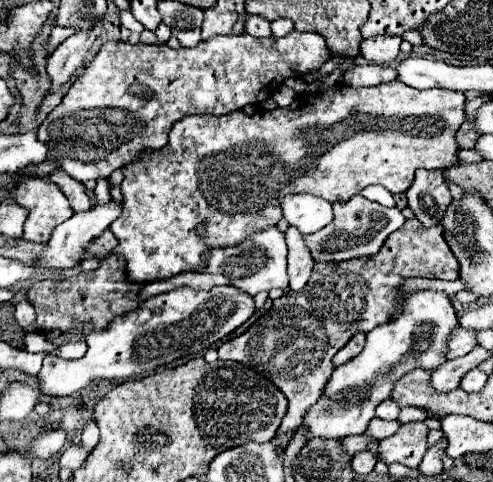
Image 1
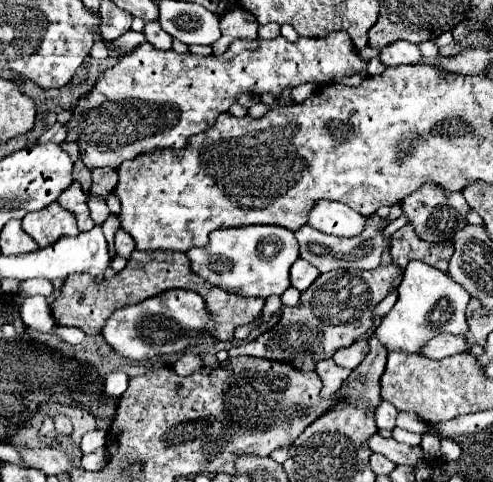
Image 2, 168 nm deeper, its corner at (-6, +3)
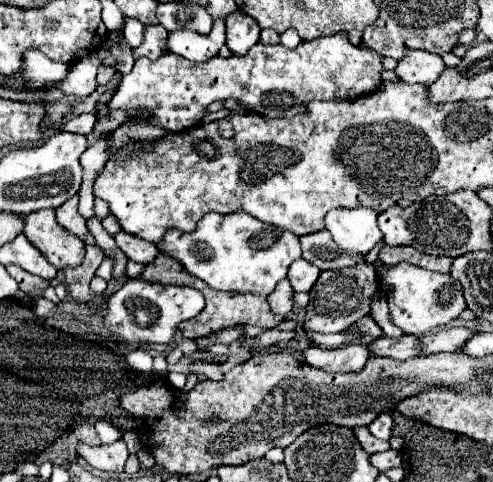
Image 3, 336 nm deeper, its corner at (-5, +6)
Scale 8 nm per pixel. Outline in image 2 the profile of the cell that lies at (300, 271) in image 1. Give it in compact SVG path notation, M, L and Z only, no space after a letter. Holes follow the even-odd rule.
M298 259L290 267L290 281L292 281L292 287L296 287L298 291L308 289L318 275L320 275L320 271L314 265L310 265L308 261L304 261L304 259Z

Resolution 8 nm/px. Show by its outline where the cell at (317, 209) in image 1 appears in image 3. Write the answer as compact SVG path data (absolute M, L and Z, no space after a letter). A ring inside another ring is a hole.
M337 208L329 212L325 222L335 244L347 256L365 256L383 242L377 212L369 208Z

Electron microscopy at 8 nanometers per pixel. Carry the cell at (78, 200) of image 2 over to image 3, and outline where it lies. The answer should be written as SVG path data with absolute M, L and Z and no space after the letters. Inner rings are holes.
M77 196L69 198L65 204L61 204L61 208L57 208L57 222L71 234L75 234L77 238L81 238L85 244L95 244L95 240L91 238L85 218L77 212Z

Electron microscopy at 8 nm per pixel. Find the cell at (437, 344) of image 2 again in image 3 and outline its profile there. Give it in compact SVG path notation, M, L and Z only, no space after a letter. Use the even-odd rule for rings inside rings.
M403 334L399 338L387 338L381 336L367 344L369 356L381 356L381 358L393 358L393 360L405 360L407 356L417 354L417 336Z

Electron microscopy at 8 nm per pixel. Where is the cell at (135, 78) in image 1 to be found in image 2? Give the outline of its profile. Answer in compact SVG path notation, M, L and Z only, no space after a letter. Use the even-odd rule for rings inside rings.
M330 33L330 35L326 35L326 37L312 37L312 39L310 39L310 37L300 37L300 39L294 41L294 43L286 41L284 37L276 37L276 39L260 39L260 37L258 37L258 39L252 39L252 41L234 39L234 41L230 43L230 47L228 47L222 55L194 55L194 53L182 53L182 55L180 55L180 53L176 53L176 51L172 51L172 49L170 49L170 51L160 51L160 49L152 47L150 43L142 43L142 45L136 47L134 51L122 55L122 57L116 61L114 67L108 67L108 69L100 71L98 81L94 83L92 91L90 91L88 95L84 95L84 97L78 99L78 105L72 109L72 119L66 123L66 129L68 129L66 141L68 141L68 143L72 141L72 143L76 143L76 145L80 147L80 159L84 161L84 165L86 165L90 171L94 171L94 169L98 169L98 167L112 167L112 169L118 169L124 161L134 159L134 157L138 157L140 153L156 151L156 149L162 149L162 147L174 147L174 149L186 147L188 139L190 139L192 135L196 135L198 131L202 131L202 127L210 127L210 125L214 123L214 119L216 119L220 113L226 113L226 111L230 109L230 105L236 103L236 97L238 97L240 93L252 93L252 95L274 93L276 97L280 97L282 89L288 87L288 85L292 85L292 87L296 87L296 85L300 85L300 83L344 83L344 85L358 85L358 83L362 83L362 79L364 79L366 75L368 75L368 73L366 73L366 61L360 59L360 57L356 55L356 49L354 49L354 45L350 43L350 37L348 37L346 33Z

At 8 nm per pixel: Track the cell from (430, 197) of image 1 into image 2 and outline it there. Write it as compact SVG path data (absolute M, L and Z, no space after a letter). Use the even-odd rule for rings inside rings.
M424 183L418 191L414 191L412 195L408 195L402 201L402 211L414 225L418 237L424 241L430 241L430 243L452 239L454 231L458 231L458 227L466 225L468 209L470 207L460 191L446 191L438 183Z

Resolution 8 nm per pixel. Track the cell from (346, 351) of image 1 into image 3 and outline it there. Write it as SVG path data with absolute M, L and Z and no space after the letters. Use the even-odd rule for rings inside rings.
M355 344L347 348L333 348L333 350L309 346L305 348L303 354L309 366L321 368L325 372L359 372L367 362L363 344Z

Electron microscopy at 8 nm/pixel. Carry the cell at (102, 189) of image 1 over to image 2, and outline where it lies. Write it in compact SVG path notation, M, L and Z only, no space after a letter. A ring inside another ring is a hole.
M90 195L88 207L90 207L90 215L92 215L94 223L96 223L96 225L102 225L102 221L104 221L104 219L108 217L108 213L110 213L110 209L108 209L108 205L106 205L106 199L104 199L104 197L94 197L94 195Z

